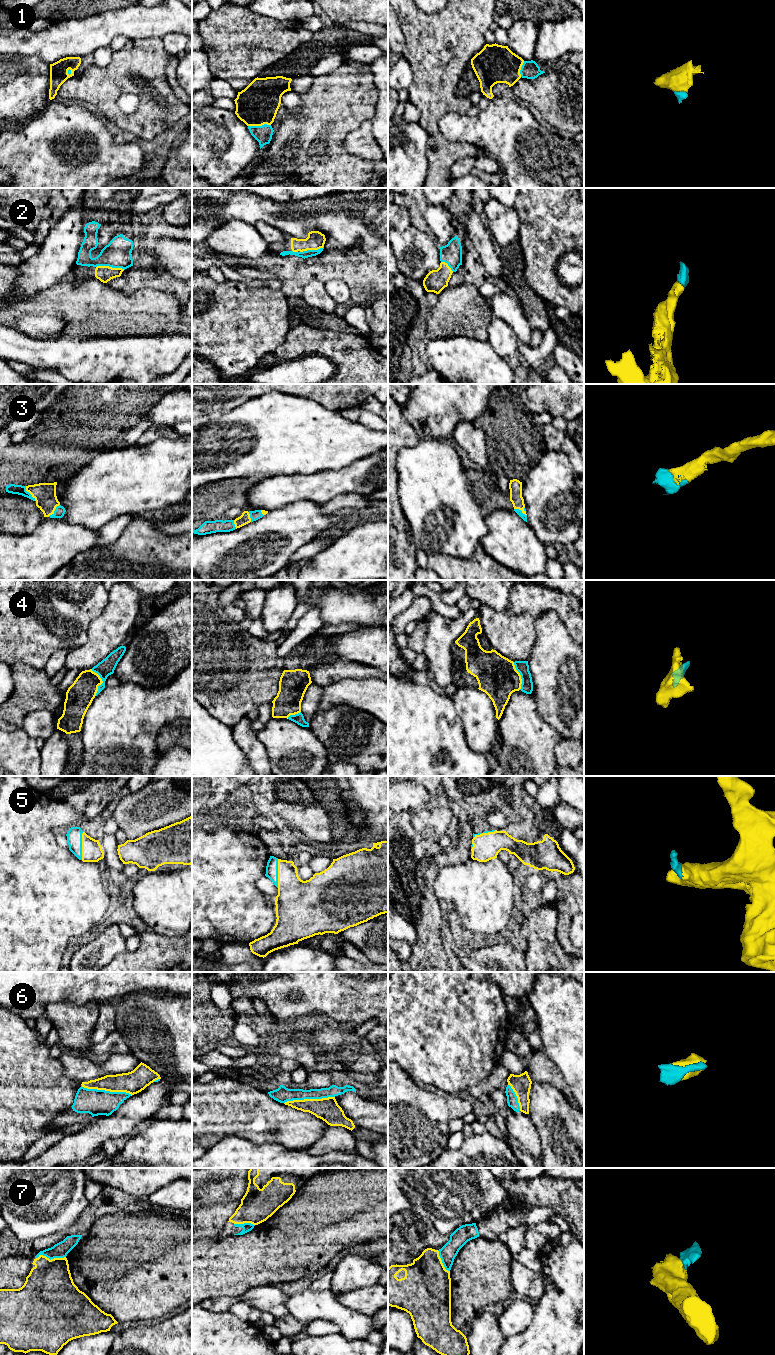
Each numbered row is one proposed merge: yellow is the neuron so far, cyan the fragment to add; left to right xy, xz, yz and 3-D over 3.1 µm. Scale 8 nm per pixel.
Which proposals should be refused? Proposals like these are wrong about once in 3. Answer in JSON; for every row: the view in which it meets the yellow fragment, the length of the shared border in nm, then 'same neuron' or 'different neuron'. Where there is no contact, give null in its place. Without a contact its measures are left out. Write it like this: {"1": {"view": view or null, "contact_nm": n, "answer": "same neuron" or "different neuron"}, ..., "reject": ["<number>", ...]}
{"1": {"view": "xz", "contact_nm": 180, "answer": "same neuron"}, "2": {"view": "xy", "contact_nm": 240, "answer": "same neuron"}, "3": {"view": "yz", "contact_nm": 120, "answer": "same neuron"}, "4": {"view": "xy", "contact_nm": 220, "answer": "same neuron"}, "5": {"view": "xz", "contact_nm": 240, "answer": "same neuron"}, "6": {"view": "xy", "contact_nm": 420, "answer": "same neuron"}, "7": {"view": "xy", "contact_nm": 240, "answer": "same neuron"}, "reject": []}

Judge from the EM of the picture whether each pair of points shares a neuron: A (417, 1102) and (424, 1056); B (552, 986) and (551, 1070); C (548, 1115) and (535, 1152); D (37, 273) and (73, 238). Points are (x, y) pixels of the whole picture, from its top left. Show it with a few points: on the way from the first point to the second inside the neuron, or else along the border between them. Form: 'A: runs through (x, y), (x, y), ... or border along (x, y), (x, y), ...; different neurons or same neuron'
A: border along (403, 1068), (419, 1086); different neurons
B: border along (542, 1049), (557, 1067), (564, 1081); different neurons
C: border along (530, 1117), (539, 1135), (541, 1156); different neurons
D: runs through (46, 265), (64, 247); same neuron

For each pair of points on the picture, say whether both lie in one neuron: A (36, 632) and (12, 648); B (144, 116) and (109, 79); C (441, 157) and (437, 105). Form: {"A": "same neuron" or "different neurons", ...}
{"A": "same neuron", "B": "same neuron", "C": "same neuron"}

